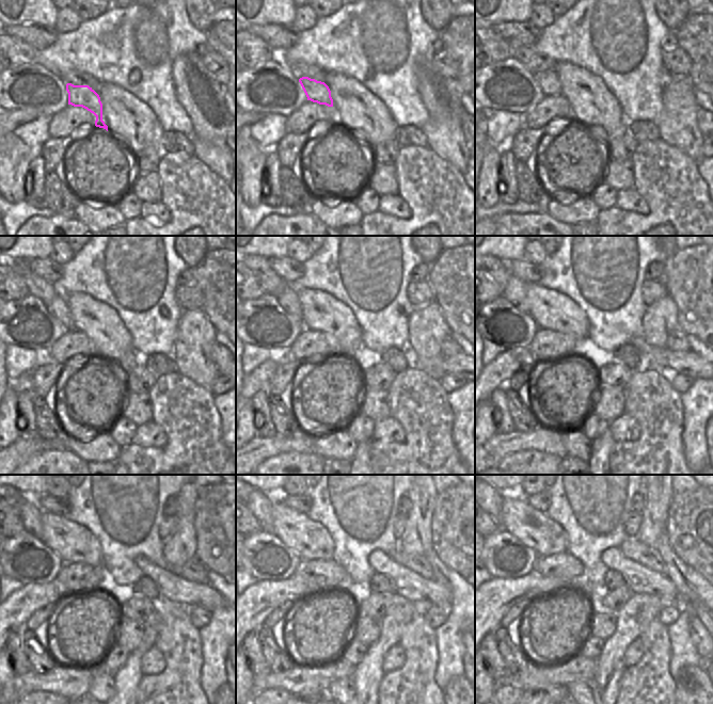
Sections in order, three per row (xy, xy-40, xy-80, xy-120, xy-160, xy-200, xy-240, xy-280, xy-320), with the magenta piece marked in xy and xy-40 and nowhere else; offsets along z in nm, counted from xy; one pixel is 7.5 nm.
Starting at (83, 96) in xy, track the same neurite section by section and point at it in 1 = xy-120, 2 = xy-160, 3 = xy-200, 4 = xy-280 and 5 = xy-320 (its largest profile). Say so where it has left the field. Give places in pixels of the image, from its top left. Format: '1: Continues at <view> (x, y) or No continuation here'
1: Continues at xy-120 (58, 307)
2: Continues at xy-160 (288, 300)
3: Continues at xy-200 (515, 290)
4: Continues at xy-280 (259, 504)
5: Continues at xy-320 (496, 496)

